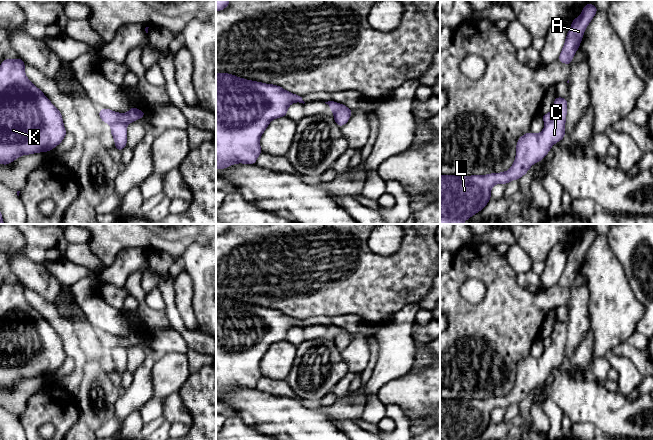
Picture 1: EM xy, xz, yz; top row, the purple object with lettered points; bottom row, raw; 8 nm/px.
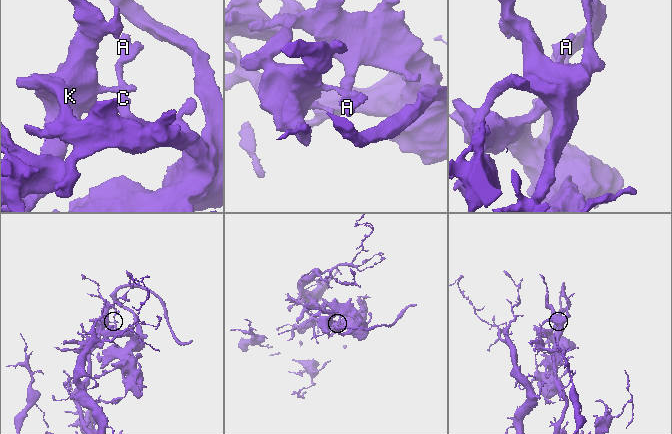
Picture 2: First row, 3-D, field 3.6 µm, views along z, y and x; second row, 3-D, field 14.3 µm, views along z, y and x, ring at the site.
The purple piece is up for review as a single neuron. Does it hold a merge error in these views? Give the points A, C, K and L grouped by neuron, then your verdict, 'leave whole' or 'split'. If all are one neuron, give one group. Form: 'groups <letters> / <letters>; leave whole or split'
groups A C L / K; split

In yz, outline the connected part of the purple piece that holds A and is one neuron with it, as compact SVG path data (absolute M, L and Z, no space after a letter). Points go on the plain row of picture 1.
M587 227L582 237L572 244L571 251L567 257L564 270L558 281L558 284L569 290L577 273L580 270L584 256L597 237L598 233L594 228Z

